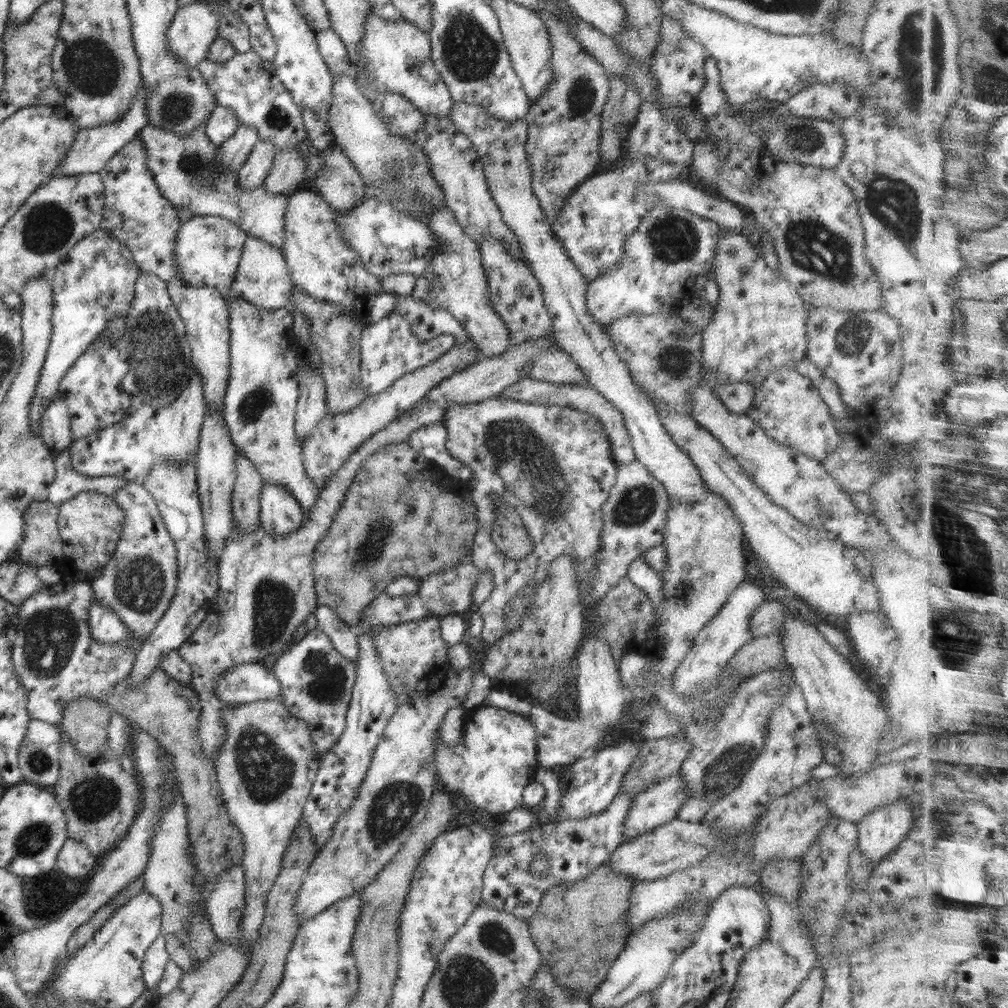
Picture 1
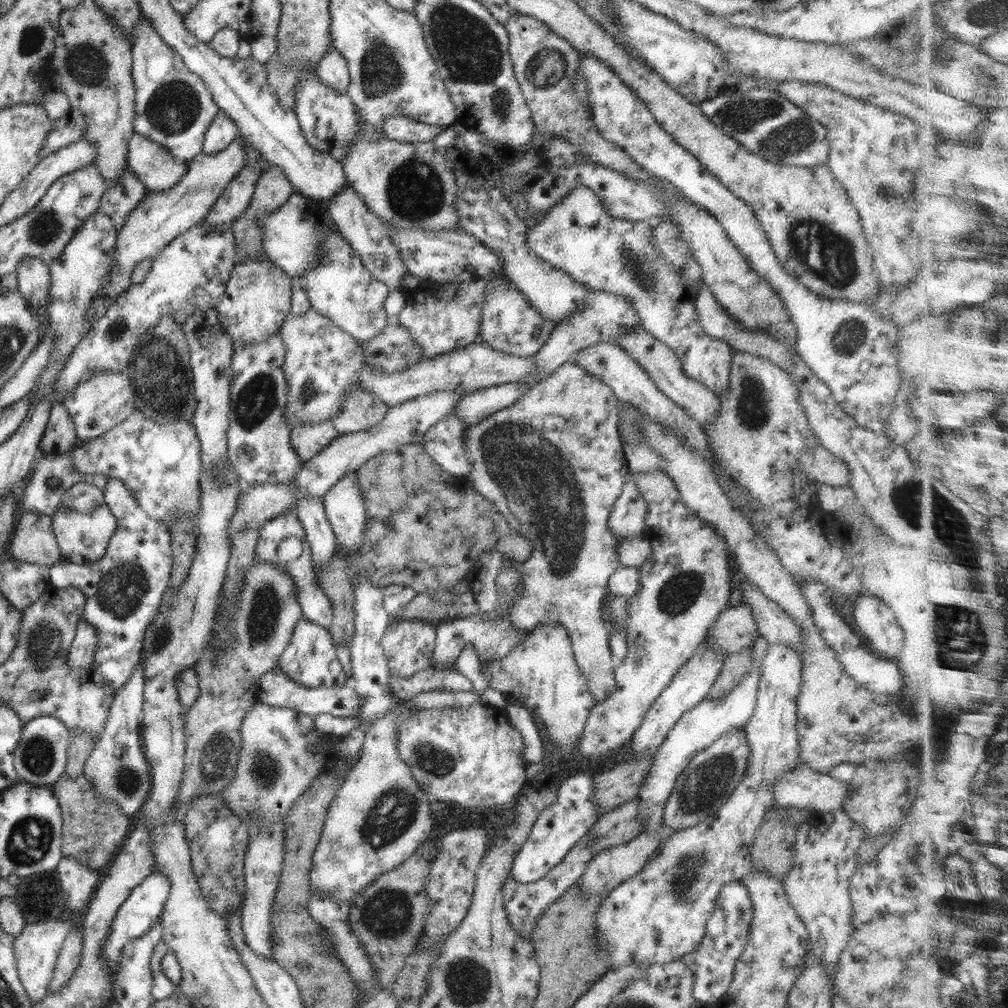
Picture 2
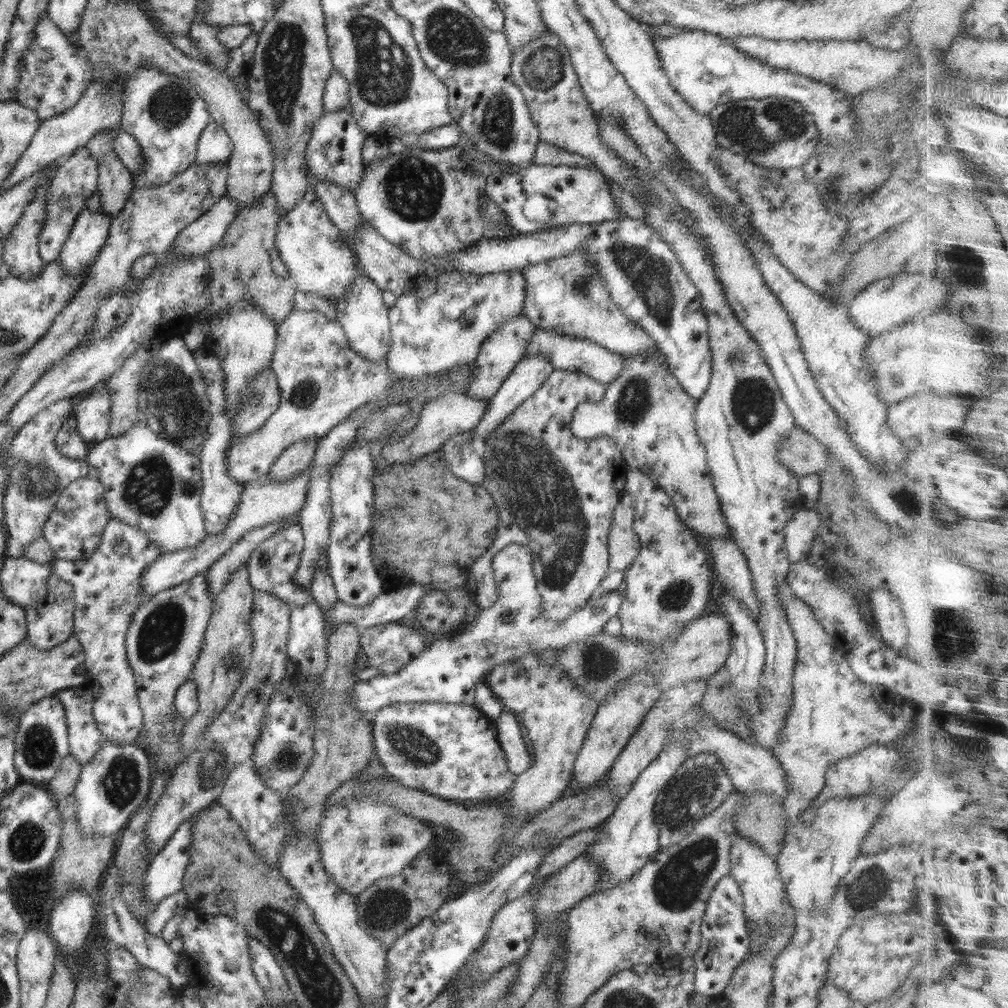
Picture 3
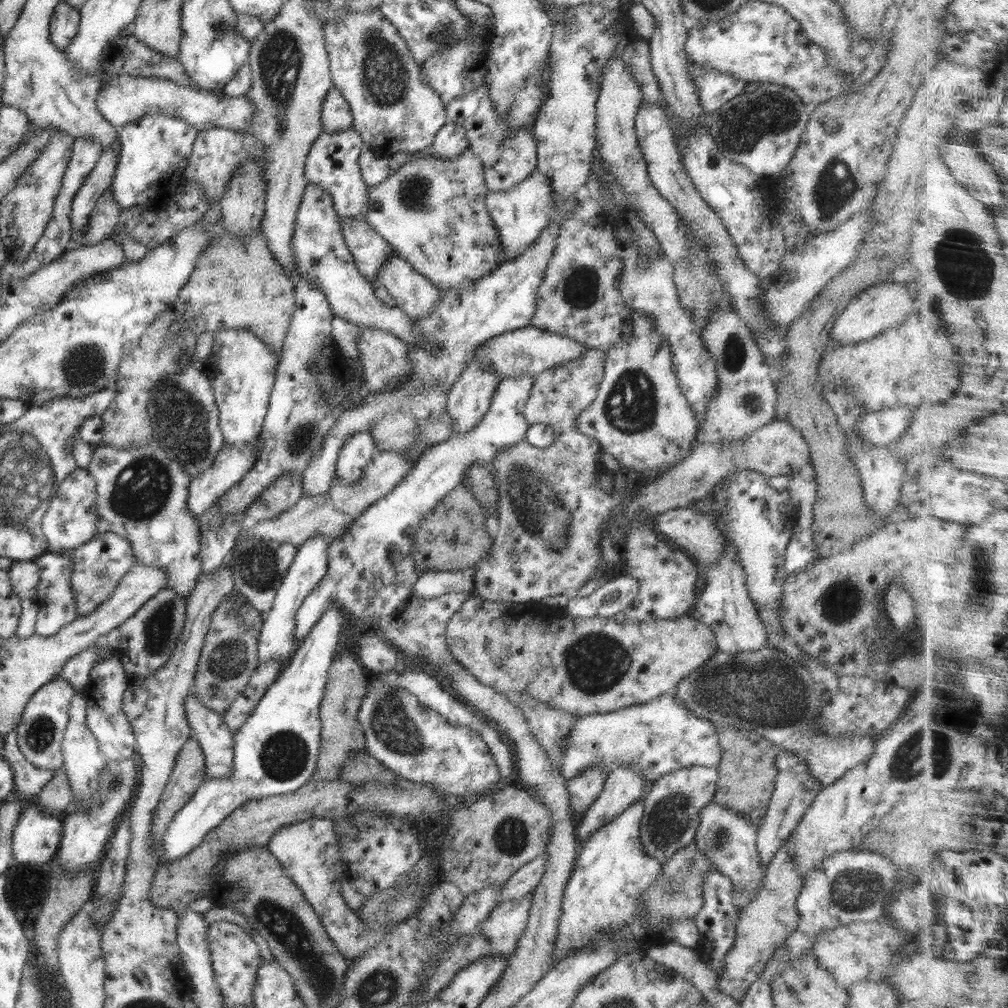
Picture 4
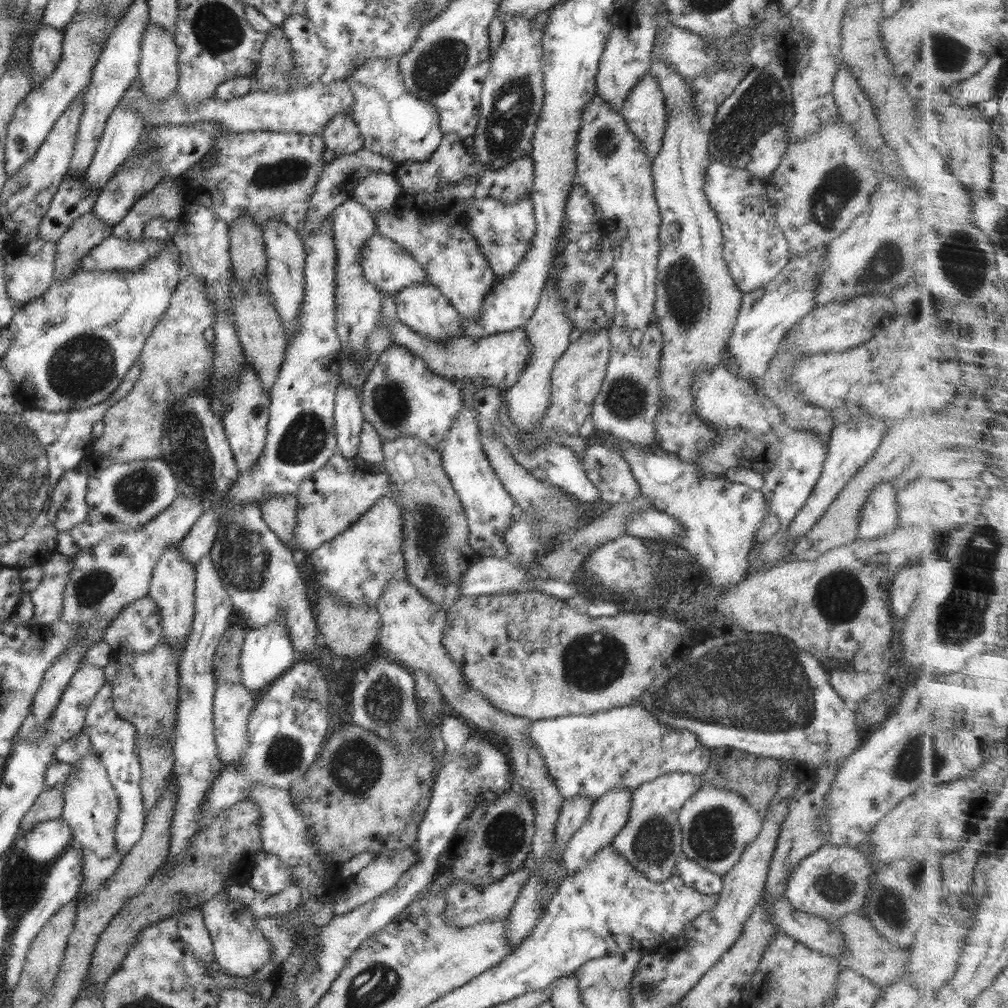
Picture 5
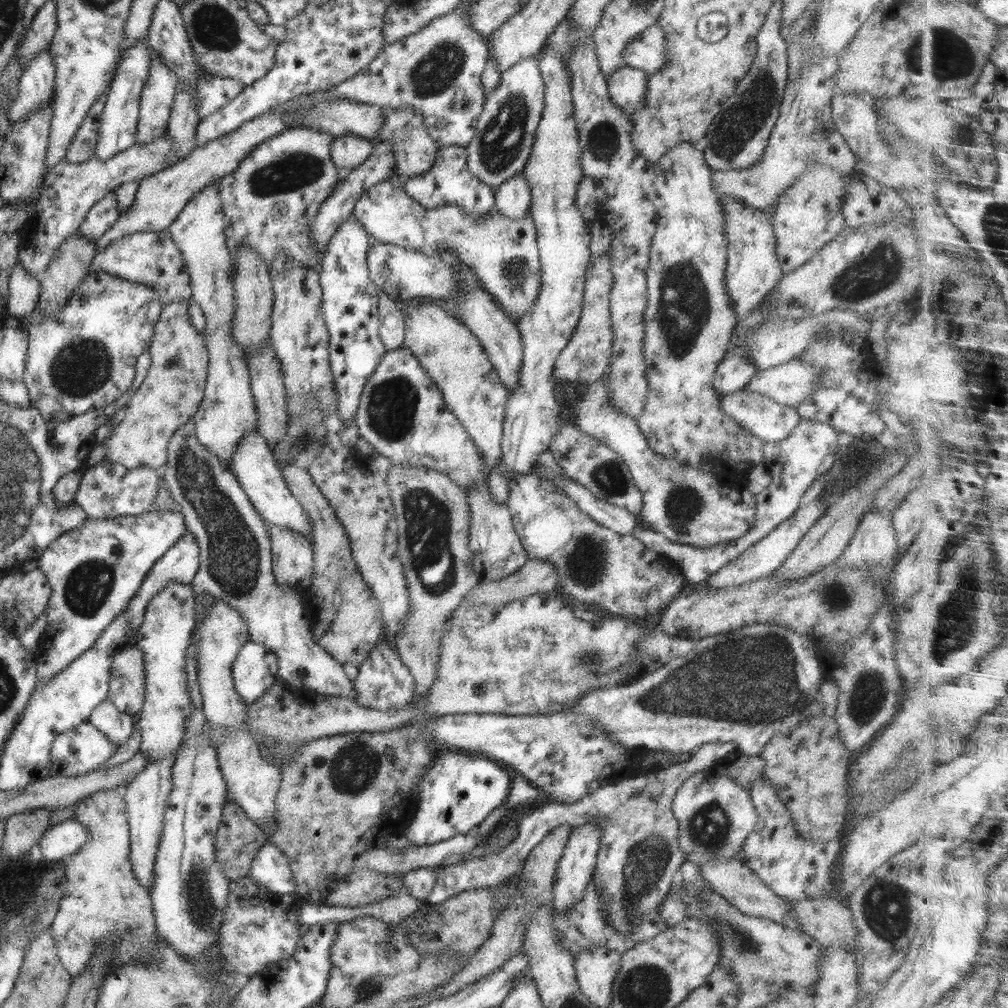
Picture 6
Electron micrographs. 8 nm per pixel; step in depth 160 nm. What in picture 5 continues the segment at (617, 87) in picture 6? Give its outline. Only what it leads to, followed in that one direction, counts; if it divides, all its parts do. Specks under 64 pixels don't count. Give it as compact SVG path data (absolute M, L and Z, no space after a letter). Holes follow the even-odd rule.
M648 69L628 94L621 112L645 153L653 159L663 145L667 123L664 97L653 72Z

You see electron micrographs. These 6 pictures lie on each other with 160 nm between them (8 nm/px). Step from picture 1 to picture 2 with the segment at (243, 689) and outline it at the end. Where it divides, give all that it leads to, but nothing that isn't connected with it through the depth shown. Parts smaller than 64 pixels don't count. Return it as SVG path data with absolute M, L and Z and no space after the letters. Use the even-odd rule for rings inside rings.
M279 670L268 671L262 678L258 679L257 693L259 694L259 700L264 704L290 708L290 710L302 712L302 714L312 718L324 713L331 714L331 716L336 716L337 718L351 718L354 717L355 712L363 703L357 692L352 688L352 684L308 688L289 679Z

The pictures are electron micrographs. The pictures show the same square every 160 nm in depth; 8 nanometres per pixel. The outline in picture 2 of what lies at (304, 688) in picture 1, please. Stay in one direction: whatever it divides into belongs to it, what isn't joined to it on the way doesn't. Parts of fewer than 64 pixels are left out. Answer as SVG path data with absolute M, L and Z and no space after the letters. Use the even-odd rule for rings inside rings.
M304 617L298 619L290 642L281 654L277 670L308 688L350 684L350 678L338 660L337 650L329 630Z

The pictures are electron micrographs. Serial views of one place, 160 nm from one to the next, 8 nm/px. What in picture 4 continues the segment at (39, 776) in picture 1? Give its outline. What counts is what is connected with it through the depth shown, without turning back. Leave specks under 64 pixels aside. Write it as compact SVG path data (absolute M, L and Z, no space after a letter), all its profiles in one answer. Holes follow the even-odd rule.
M52 679L43 684L26 704L17 727L20 752L36 768L58 771L63 766L61 740L69 722L69 706L76 691L64 679Z

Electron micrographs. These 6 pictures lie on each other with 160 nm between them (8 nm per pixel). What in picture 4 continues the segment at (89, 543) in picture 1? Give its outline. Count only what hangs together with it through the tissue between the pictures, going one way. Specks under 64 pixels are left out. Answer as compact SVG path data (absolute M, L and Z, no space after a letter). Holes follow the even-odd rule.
M79 467L70 476L66 476L62 480L58 491L56 491L56 496L50 502L49 508L42 518L41 527L47 538L50 553L70 556L71 550L93 538L96 522L98 522L96 489L97 485L94 478L86 469Z

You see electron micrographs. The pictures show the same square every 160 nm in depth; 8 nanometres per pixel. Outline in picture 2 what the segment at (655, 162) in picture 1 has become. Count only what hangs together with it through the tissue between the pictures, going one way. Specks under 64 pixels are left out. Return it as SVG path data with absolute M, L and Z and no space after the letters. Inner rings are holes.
M580 185L545 213L544 220L527 229L528 247L532 254L565 271L588 289L604 290L627 298L641 318L641 327L674 351L688 376L699 379L706 388L719 396L729 387L732 348L724 340L713 339L702 330L695 311L698 292L694 284L686 278L680 278L672 264L663 259L650 244L653 227L653 222L628 221L612 216L594 191Z

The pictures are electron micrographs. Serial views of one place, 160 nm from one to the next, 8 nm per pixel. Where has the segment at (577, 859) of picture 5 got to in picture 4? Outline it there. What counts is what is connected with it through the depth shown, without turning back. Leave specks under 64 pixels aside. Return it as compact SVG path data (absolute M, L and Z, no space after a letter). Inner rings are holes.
M621 764L616 767L604 783L602 792L575 823L578 845L586 840L597 828L614 820L621 812L630 808L645 790L646 782L637 768Z

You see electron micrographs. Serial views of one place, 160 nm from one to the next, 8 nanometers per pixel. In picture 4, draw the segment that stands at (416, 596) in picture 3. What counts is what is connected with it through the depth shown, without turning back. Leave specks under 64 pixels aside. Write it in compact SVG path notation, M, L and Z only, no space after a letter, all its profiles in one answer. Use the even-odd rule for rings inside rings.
M474 567L458 572L425 572L412 587L412 596L432 598L448 592L474 593L474 577L476 577Z

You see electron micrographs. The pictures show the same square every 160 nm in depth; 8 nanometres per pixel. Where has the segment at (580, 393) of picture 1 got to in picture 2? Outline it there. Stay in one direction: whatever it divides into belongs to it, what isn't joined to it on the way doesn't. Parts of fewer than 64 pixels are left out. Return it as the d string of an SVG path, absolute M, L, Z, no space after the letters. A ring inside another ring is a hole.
M515 382L466 393L455 404L455 415L462 423L478 424L487 416L514 404L528 390L530 390L528 384Z

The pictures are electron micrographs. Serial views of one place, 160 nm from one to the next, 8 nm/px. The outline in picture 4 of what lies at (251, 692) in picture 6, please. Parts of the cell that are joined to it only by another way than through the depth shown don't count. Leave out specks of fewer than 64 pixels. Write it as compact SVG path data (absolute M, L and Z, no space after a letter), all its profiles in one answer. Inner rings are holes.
M315 536L307 540L302 546L297 547L297 551L290 565L286 577L276 593L272 608L263 619L263 625L260 631L259 643L257 648L257 657L259 664L269 660L289 660L294 654L295 646L295 628L296 611L300 608L303 600L318 586L320 580L328 572L328 542L323 536Z

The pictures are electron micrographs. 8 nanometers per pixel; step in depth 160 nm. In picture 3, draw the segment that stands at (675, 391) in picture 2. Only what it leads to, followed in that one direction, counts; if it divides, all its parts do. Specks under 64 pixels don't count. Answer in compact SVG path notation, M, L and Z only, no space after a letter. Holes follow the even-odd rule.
M576 249L558 257L556 262L540 262L522 270L526 279L523 315L537 328L577 339L586 338L623 357L659 351L648 333L613 303L599 272L585 258L587 256Z

